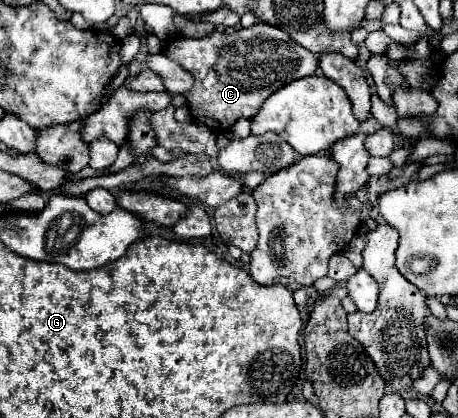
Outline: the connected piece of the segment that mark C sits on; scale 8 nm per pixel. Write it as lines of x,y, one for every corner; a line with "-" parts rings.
254,24
250,28
242,28
234,34
212,32
206,38
186,38
186,36
178,34
174,40
170,40
164,46
162,54
168,56
170,60
178,62
186,72
190,72
194,76
192,90
188,90
184,94
188,100
190,116
198,124
208,126
214,134
224,134
226,130
230,130
234,126
234,122
238,118
252,118
270,94
274,94
276,90
280,90
282,86
290,84
298,78
312,76
318,68
318,56
316,54
298,46
286,32
282,32
270,24

